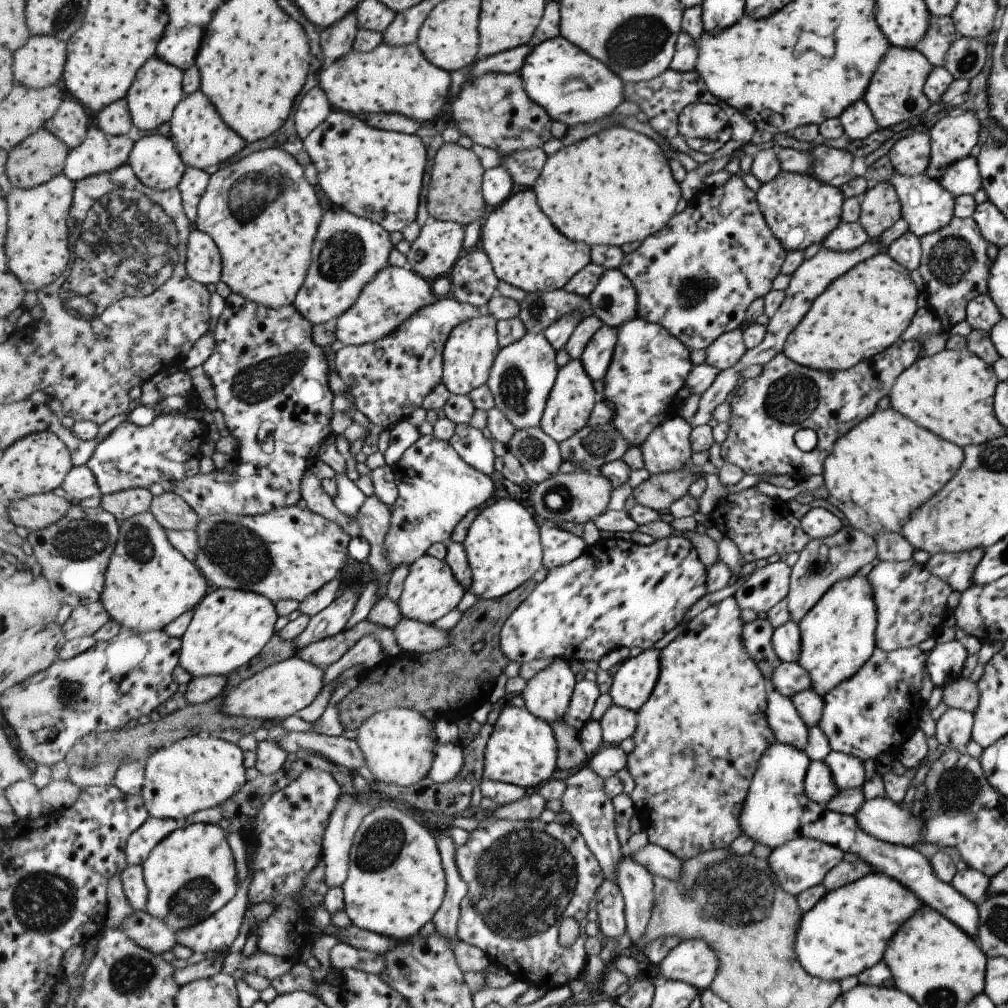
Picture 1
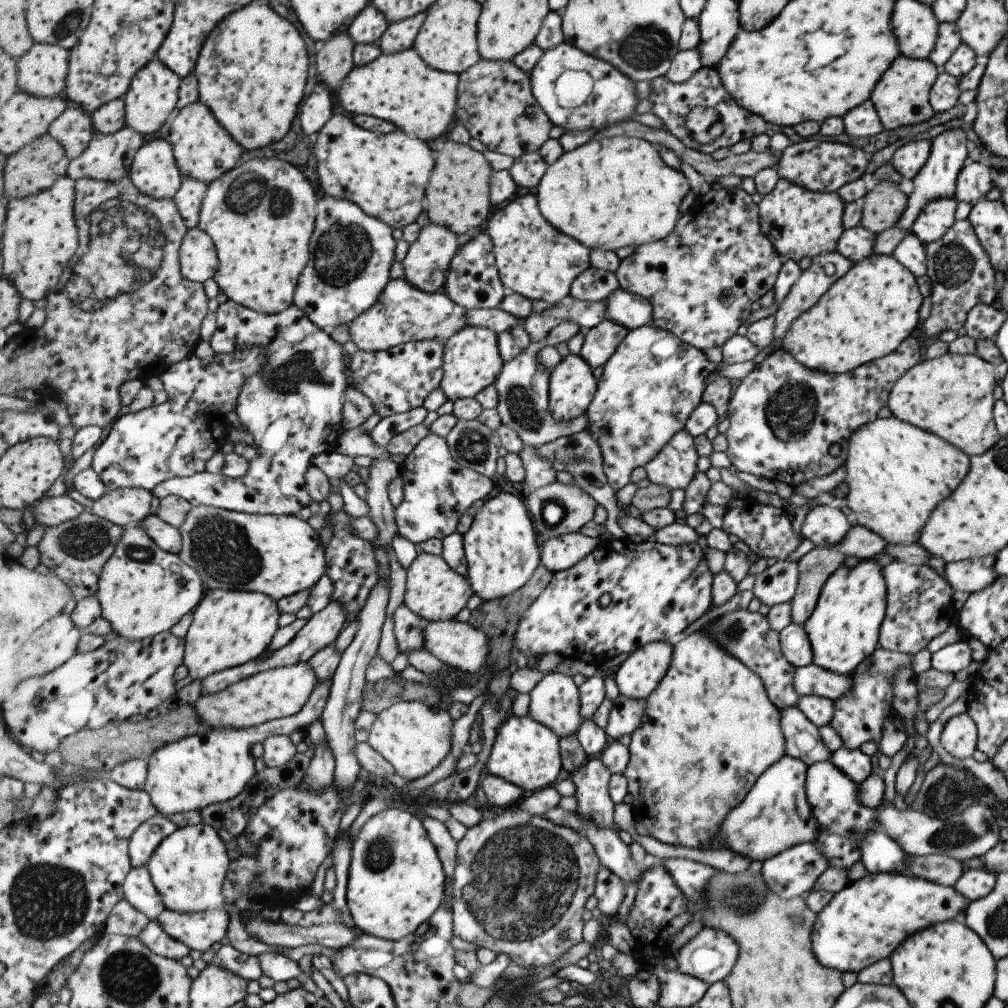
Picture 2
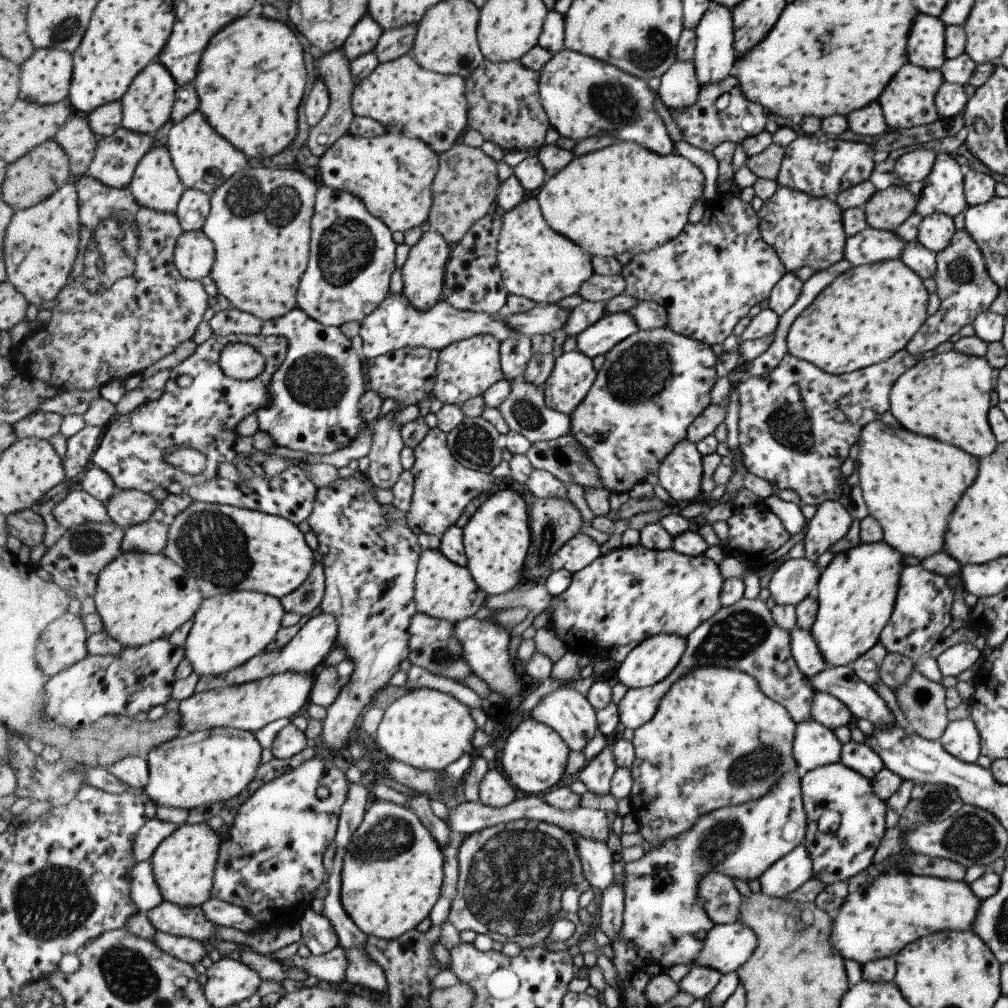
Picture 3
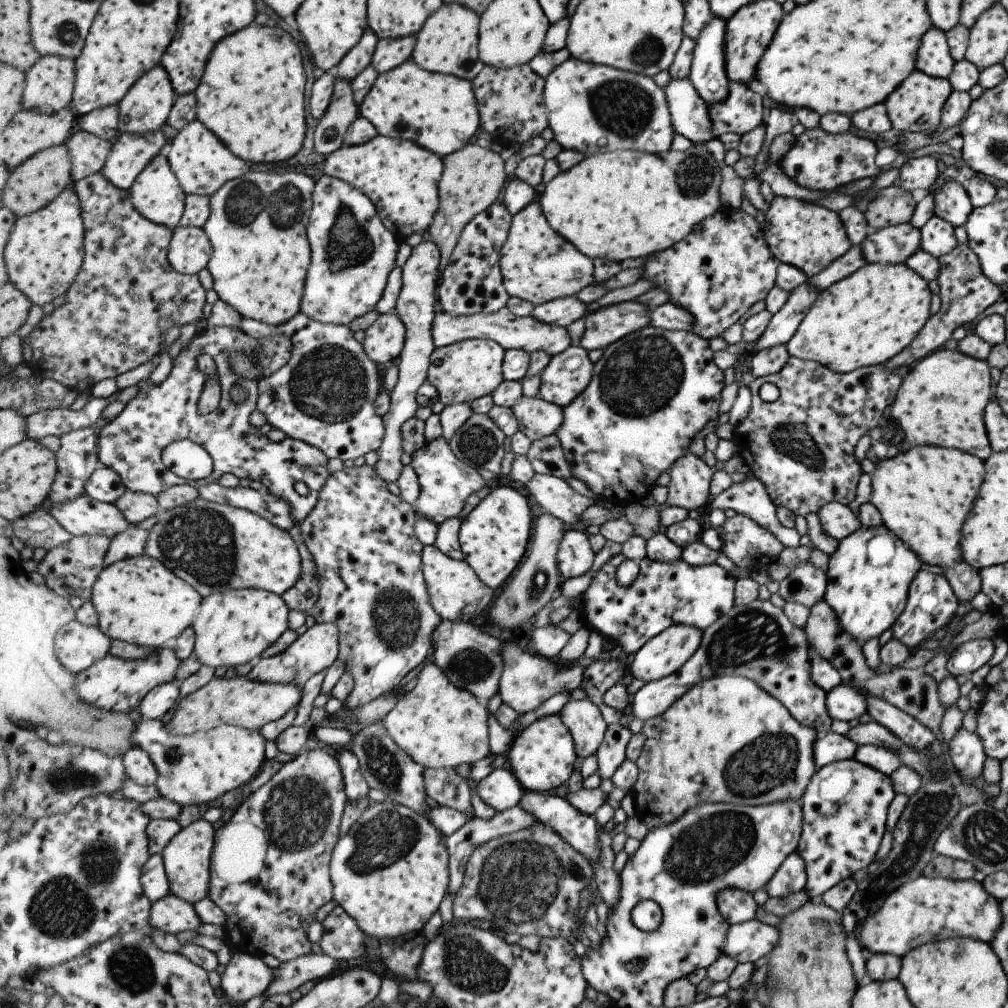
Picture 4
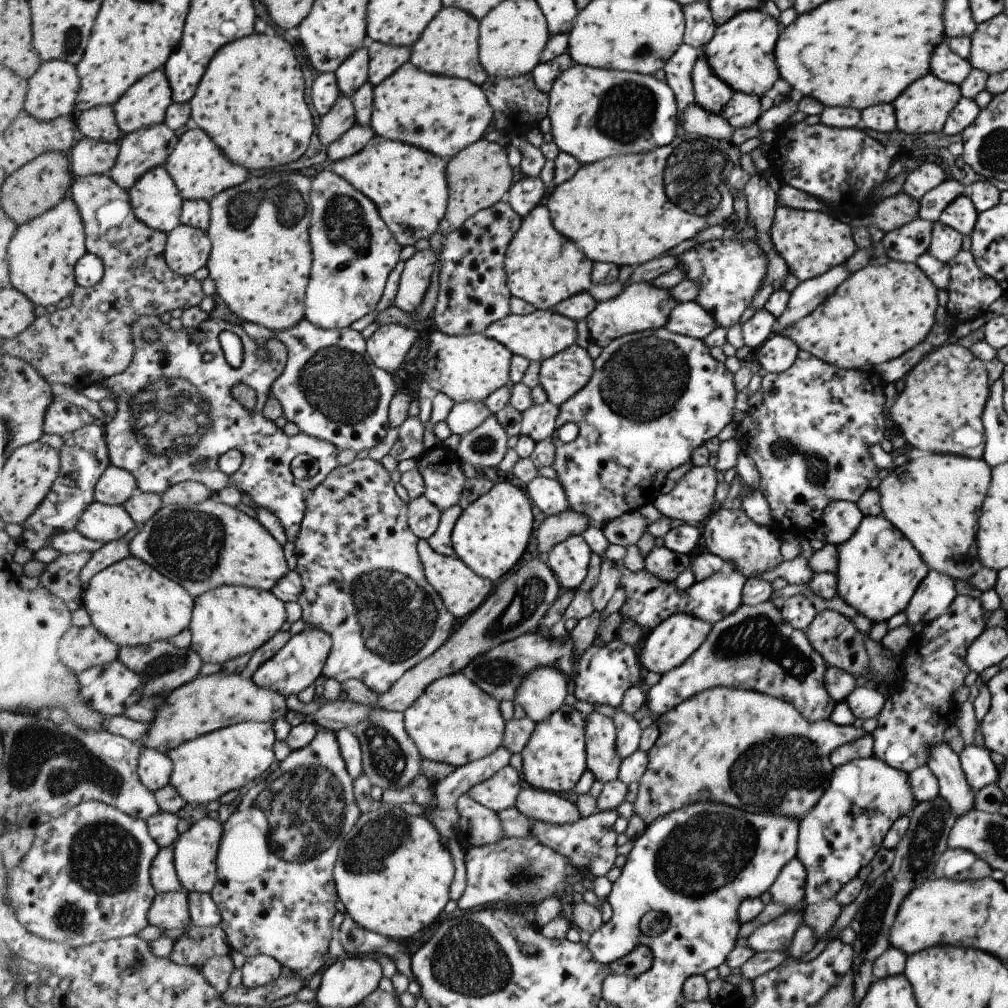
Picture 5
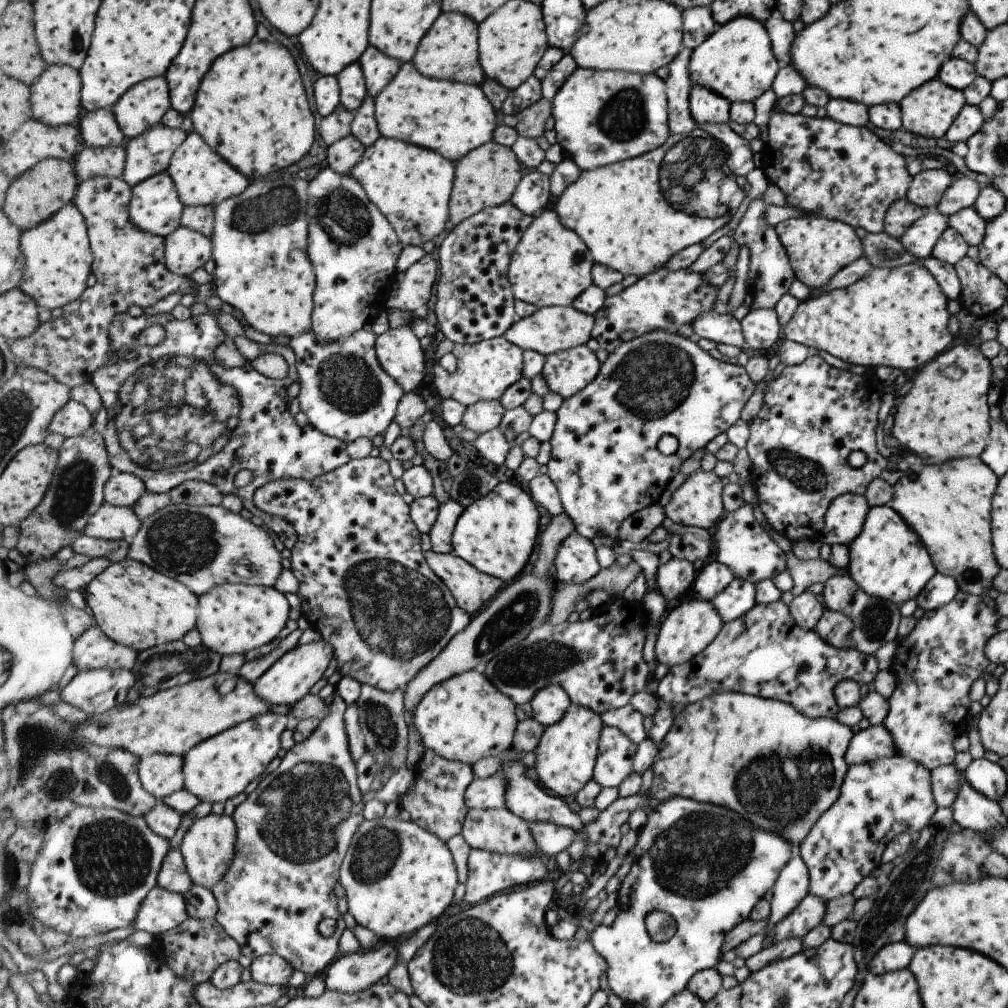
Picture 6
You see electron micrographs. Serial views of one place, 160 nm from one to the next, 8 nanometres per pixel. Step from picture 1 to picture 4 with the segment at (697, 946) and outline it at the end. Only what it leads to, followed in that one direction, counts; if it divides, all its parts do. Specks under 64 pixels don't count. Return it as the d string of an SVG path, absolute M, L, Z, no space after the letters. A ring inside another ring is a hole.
M755 918L730 928L724 953L733 955L739 963L755 962L769 954L780 940L777 927Z

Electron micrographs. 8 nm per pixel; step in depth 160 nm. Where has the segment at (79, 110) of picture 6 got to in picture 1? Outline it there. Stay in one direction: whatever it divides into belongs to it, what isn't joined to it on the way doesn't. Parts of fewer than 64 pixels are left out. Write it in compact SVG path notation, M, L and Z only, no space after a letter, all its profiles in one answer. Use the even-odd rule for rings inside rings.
M31 35L27 44L14 53L17 84L46 89L64 78L68 59L67 43L54 35Z

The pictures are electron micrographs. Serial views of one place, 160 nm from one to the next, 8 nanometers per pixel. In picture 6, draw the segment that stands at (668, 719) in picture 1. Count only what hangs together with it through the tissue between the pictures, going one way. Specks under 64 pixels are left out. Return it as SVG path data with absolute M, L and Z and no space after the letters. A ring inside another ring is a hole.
M731 691L687 704L674 718L670 733L660 742L660 751L653 766L653 782L648 792L649 811L676 796L702 803L713 802L735 810L761 830L779 834L796 851L814 822L839 796L840 784L848 769L844 752L853 735L848 726L835 719L810 719L799 714L790 703L764 699L759 695Z

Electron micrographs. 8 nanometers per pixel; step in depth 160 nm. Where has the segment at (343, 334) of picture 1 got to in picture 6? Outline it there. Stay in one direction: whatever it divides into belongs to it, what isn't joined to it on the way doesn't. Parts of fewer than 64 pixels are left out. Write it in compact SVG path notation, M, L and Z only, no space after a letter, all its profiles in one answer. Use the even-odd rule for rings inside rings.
M552 306L539 309L533 316L521 318L505 334L515 344L523 347L523 350L541 351L548 357L550 354L577 348L585 345L591 338L596 325L595 315L580 311L577 307ZM409 326L389 329L378 336L376 347L383 368L403 387L405 394L419 388L425 378L425 352Z

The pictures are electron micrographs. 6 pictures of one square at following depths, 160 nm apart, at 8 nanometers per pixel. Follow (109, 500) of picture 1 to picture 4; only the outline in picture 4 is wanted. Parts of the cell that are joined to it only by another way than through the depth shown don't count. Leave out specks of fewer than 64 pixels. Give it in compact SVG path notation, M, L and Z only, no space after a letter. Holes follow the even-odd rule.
M128 491L116 502L119 510L126 514L132 524L139 524L151 516L156 517L162 510L158 498L151 493Z

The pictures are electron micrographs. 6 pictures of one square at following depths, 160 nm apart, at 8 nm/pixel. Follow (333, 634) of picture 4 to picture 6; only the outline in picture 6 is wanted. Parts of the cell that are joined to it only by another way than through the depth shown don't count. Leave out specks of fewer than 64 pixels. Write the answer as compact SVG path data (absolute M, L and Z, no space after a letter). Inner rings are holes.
M326 640L299 645L285 653L257 682L254 684L256 694L260 699L271 705L292 706L305 698L311 688L323 678L334 658L334 646Z

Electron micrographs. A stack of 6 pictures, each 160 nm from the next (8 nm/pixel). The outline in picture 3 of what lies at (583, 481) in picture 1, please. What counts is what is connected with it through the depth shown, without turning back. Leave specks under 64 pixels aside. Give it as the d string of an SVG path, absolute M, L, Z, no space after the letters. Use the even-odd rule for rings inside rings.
M542 498L536 499L531 509L531 538L533 544L530 546L529 557L526 560L526 566L524 570L525 580L533 582L535 586L540 583L544 583L551 574L553 574L553 557L561 550L561 547L576 534L582 532L582 526L585 523L581 518L581 512L575 508L575 504L570 502L569 499L556 499L556 498Z

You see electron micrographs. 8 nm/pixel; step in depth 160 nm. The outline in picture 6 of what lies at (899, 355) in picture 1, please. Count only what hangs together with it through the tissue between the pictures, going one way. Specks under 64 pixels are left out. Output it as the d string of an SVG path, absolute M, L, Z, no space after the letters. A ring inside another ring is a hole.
M816 352L801 364L785 366L778 376L767 382L760 410L749 422L750 440L746 446L750 457L749 481L757 492L757 506L766 524L791 544L801 539L819 539L824 512L836 496L845 493L863 495L866 486L879 476L881 470L895 466L890 459L881 457L875 447L877 409L884 387L872 371L854 375L836 369L827 365ZM853 450L865 454L865 463L859 468L847 463L847 456Z

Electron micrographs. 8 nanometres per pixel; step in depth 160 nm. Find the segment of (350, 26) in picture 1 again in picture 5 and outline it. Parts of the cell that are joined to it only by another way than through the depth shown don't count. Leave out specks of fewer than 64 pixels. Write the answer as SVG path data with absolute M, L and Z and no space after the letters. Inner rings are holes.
M340 94L331 112L323 115L318 125L318 135L326 147L337 142L356 125L356 108L352 98Z

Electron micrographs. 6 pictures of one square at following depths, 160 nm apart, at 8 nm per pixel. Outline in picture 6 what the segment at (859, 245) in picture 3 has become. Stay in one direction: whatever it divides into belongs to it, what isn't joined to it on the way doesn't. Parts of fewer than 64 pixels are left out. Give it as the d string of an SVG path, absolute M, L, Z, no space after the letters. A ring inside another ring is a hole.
M931 209L914 220L912 225L904 230L899 240L907 252L918 259L926 259L947 227L948 215L941 214L937 209Z

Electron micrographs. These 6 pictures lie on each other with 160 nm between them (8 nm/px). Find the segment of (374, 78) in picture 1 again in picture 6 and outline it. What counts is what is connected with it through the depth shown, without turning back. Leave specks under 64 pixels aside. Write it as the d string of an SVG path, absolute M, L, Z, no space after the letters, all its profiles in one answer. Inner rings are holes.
M413 62L402 64L395 78L376 98L376 119L383 137L399 139L439 151L439 154L456 164L475 149L491 142L497 126L505 120L502 112L495 109L493 102L487 98L481 85L428 77L421 74Z

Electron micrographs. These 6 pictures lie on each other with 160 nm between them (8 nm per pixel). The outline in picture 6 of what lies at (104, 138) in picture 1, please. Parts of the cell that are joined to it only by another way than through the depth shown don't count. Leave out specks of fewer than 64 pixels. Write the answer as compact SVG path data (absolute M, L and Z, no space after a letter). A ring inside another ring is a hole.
M162 123L128 140L125 143L128 152L126 169L121 177L134 187L156 174L167 172L174 154L188 136L185 130Z

